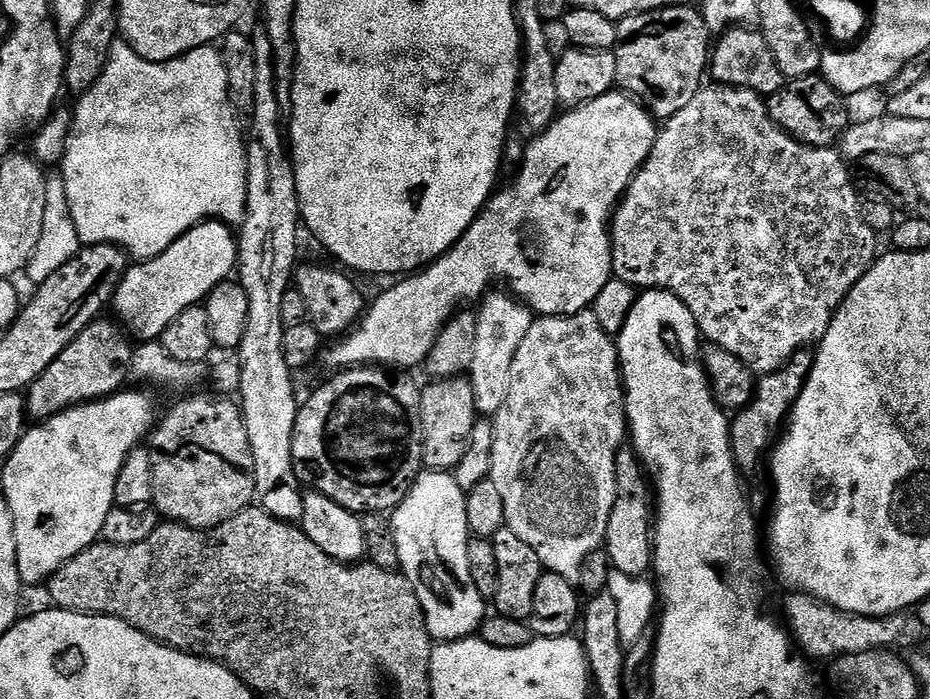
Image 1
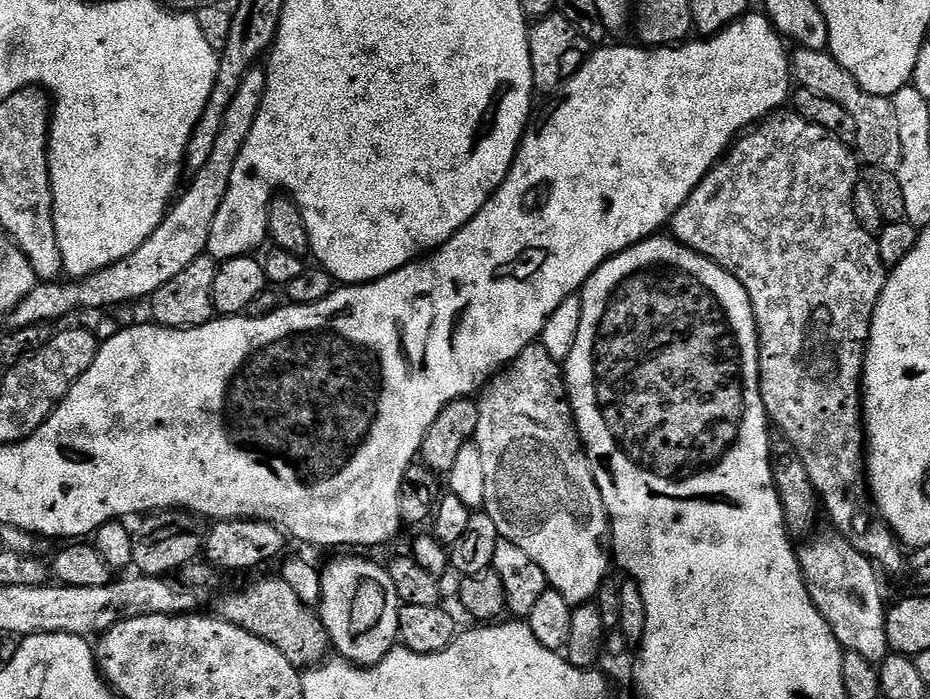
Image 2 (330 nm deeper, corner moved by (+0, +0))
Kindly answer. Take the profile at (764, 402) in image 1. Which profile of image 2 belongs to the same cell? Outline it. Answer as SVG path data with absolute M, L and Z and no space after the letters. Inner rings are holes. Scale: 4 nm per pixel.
M835 530L827 531L817 531L799 545L800 569L806 590L818 614L826 618L834 638L838 638L840 647L845 652L860 654L878 666L890 654L884 625L886 603L880 589L881 573L873 561L852 548L845 536Z

